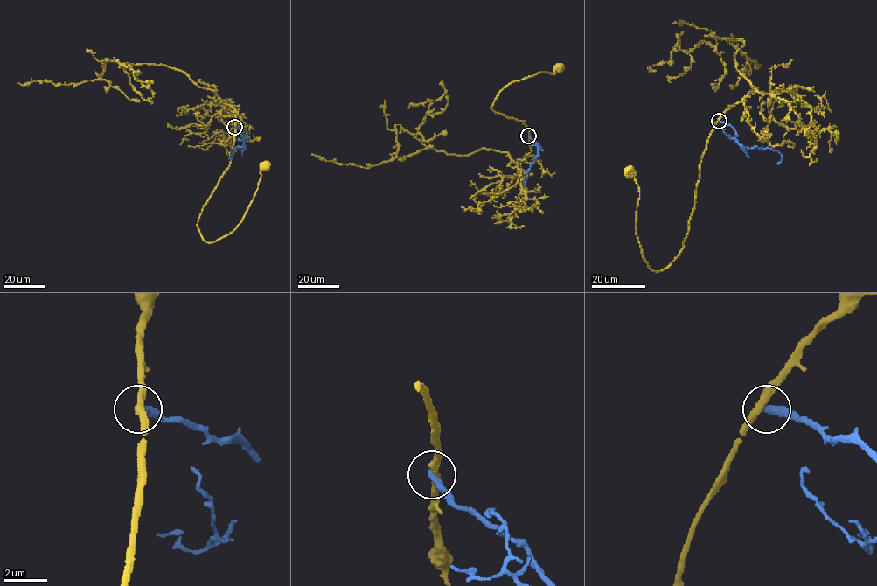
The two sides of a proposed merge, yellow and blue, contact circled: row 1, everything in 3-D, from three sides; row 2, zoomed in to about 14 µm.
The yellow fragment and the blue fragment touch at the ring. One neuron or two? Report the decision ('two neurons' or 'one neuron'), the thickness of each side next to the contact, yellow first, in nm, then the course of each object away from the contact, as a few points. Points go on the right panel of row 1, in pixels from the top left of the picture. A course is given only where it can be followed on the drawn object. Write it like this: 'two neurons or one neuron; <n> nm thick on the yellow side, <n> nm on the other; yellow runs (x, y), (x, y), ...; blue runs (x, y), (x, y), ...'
two neurons; 320 nm thick on the yellow side, 360 nm on the other; yellow runs (718, 122), (699, 165), (688, 233), (678, 254), (661, 271), (648, 266), (636, 234), (639, 191), (629, 170); blue runs (719, 121), (734, 129), (735, 139), (746, 147), (777, 150), (782, 157), (778, 163)

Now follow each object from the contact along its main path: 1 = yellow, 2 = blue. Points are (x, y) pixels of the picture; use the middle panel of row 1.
1: (528, 136), (525, 122), (495, 112), (492, 105), (501, 91), (514, 81), (539, 72), (553, 74), (557, 67)
2: (528, 136), (541, 149), (526, 173), (525, 181)

